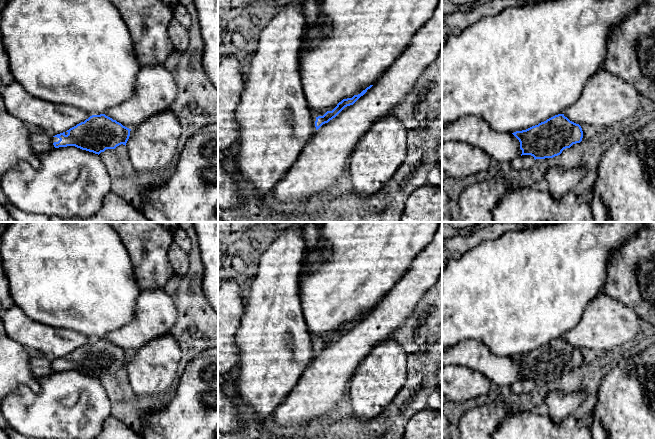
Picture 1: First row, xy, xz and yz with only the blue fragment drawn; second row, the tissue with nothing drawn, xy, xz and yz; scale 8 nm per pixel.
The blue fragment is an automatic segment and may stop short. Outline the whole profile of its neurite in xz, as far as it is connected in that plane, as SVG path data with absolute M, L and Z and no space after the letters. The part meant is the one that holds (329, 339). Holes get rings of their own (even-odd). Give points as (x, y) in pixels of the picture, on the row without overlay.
M370 309L360 318L354 319L352 322L343 323L341 326L337 328L337 330L332 335L327 335L323 340L316 341L316 345L315 345L316 354L318 354L323 348L328 347L330 344L335 342L345 331L353 329L372 310L373 309Z

